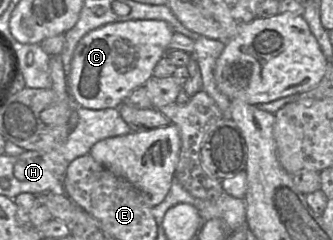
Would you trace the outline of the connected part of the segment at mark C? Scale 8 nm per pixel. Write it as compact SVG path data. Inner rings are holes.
M161 20L111 23L87 33L75 48L68 89L72 99L86 109L119 108L130 93L153 77L158 61L166 55L175 31Z

